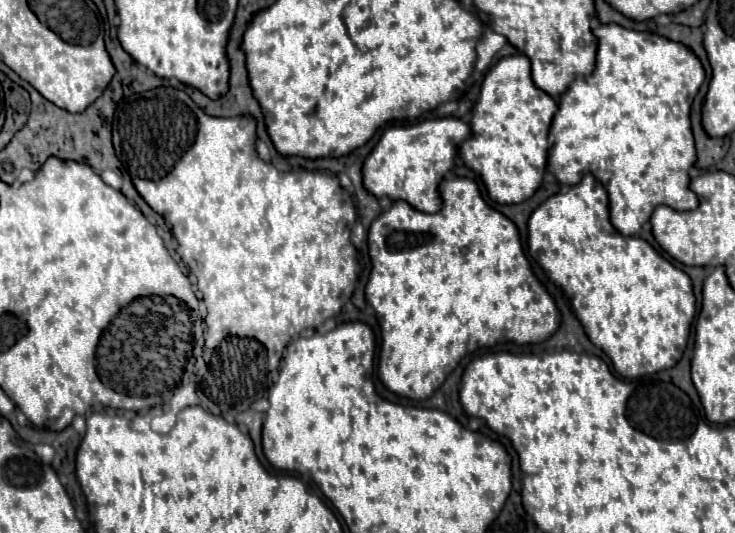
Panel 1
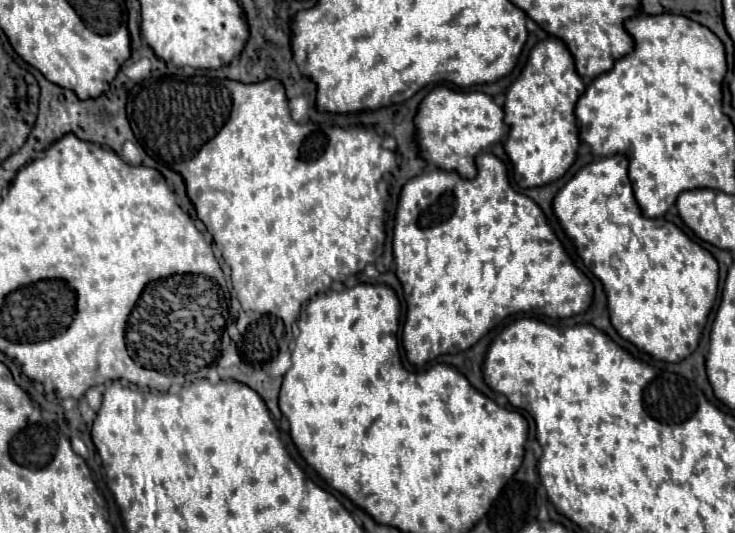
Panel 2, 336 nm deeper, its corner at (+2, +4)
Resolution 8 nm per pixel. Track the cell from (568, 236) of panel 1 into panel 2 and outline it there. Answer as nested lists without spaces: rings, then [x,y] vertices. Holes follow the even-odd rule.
[[[616,154],[616,156],[608,156],[608,158],[602,158],[598,162],[592,162],[588,166],[584,166],[554,198],[552,202],[552,208],[554,208],[554,214],[564,230],[564,234],[574,242],[574,248],[578,250],[578,256],[580,260],[584,262],[584,266],[588,266],[594,276],[602,282],[604,286],[604,292],[606,292],[606,298],[608,298],[608,312],[610,312],[610,322],[612,326],[616,328],[616,332],[628,340],[630,344],[634,344],[640,352],[646,352],[650,354],[652,358],[656,360],[664,360],[664,362],[680,362],[684,360],[686,356],[690,356],[696,346],[698,346],[698,338],[704,330],[704,324],[706,324],[706,318],[708,318],[708,312],[712,310],[712,304],[716,300],[716,292],[718,292],[718,264],[716,260],[712,258],[712,254],[708,250],[704,250],[702,246],[698,246],[696,242],[692,242],[680,228],[676,228],[672,222],[666,222],[666,220],[650,220],[650,218],[644,218],[640,214],[640,208],[634,200],[634,194],[632,194],[632,186],[630,186],[630,180],[628,180],[628,158],[622,156],[622,154]]]

